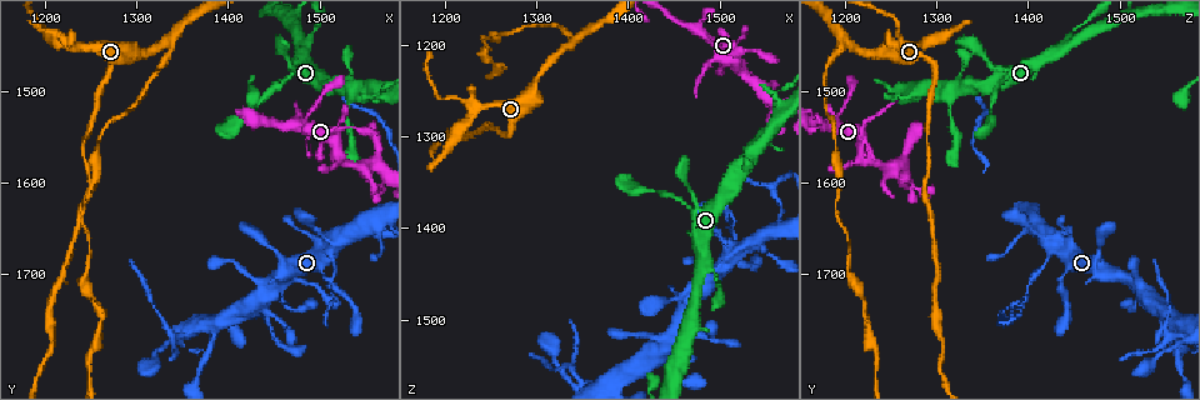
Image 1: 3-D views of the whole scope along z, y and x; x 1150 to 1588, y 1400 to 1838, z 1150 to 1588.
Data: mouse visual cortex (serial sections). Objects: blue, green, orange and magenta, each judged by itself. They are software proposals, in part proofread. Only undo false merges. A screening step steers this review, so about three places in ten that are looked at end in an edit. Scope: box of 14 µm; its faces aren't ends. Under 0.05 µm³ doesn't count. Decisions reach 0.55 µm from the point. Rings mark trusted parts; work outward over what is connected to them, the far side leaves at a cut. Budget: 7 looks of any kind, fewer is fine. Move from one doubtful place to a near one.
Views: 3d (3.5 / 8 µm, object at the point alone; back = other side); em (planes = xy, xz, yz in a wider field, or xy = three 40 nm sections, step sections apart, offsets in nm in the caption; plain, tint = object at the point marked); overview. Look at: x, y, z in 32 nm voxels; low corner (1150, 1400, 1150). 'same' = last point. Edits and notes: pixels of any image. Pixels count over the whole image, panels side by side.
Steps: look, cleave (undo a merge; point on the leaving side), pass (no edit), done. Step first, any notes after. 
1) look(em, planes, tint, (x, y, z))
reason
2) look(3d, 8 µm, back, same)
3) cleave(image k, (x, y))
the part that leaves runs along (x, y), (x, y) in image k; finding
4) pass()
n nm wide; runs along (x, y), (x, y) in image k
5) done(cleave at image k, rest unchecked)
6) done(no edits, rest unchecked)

look(3d, 3.5 µm, (1210, 1440, 1260))

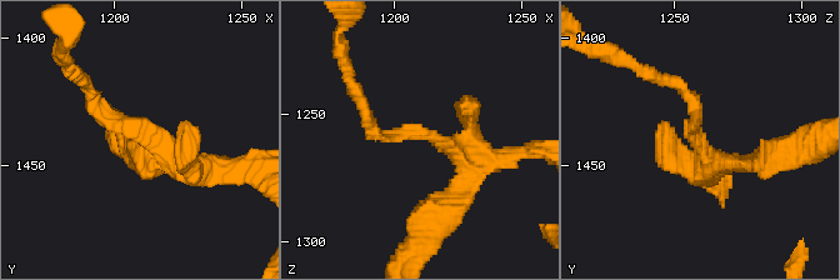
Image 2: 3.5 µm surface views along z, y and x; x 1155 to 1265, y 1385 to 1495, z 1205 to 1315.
look(em, xy, step 1, tint, (1214, 1437, 1259))
shape alone is not enough

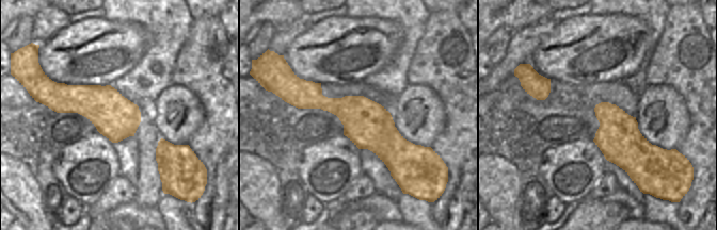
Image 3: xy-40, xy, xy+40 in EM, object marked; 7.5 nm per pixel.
pass()
arms of 150, 300 nm; runs along (289, 99), (349, 109), (393, 148), (419, 148) in image 3; continuous, no second cell

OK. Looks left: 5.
look(3d, 3.5 µm, (1565, 1500, 1250))
narrows sharply

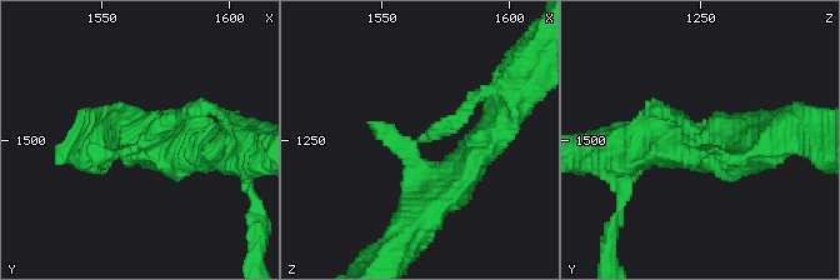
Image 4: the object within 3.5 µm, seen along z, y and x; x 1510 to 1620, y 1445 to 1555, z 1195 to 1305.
look(em, xy, step 1, tint, (1566, 1500, 1249))
need the tissue

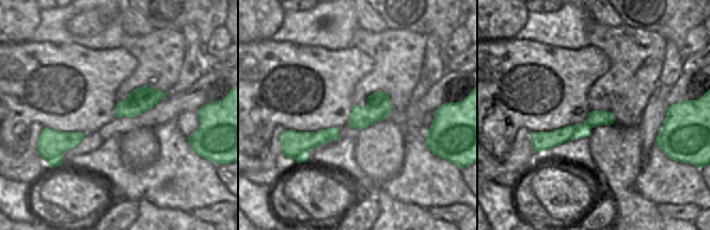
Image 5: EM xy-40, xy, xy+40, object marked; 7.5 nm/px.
pass()
runs along (611, 116), (536, 147) in image 5; one cell here

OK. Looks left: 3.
look(3d, 3.5 µm, (1340, 1765, 1560))
calibre changes

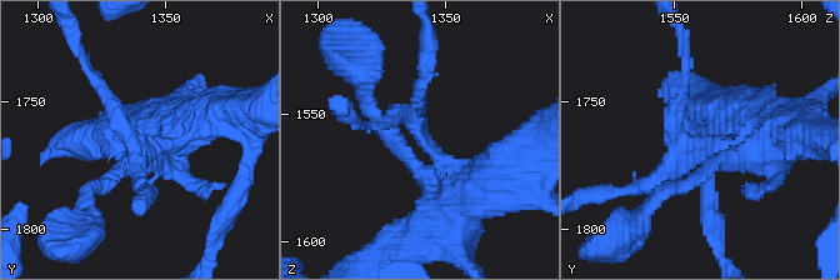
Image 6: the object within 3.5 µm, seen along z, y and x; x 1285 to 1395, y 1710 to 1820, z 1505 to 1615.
look(em, xy, step 5, tint, (1339, 1767, 1556))
shape alone is not enough

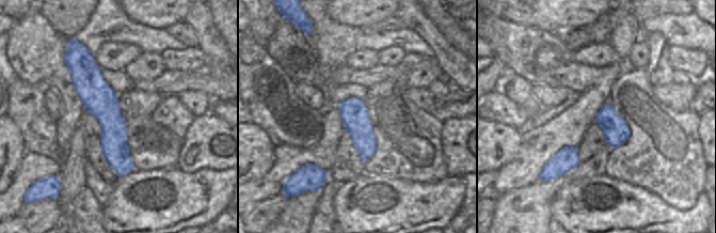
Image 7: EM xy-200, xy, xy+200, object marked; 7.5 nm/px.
pass()
runs along (92, 59), (123, 173) in image 7; one cell here

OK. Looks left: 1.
done(no edits, rest unchecked)

